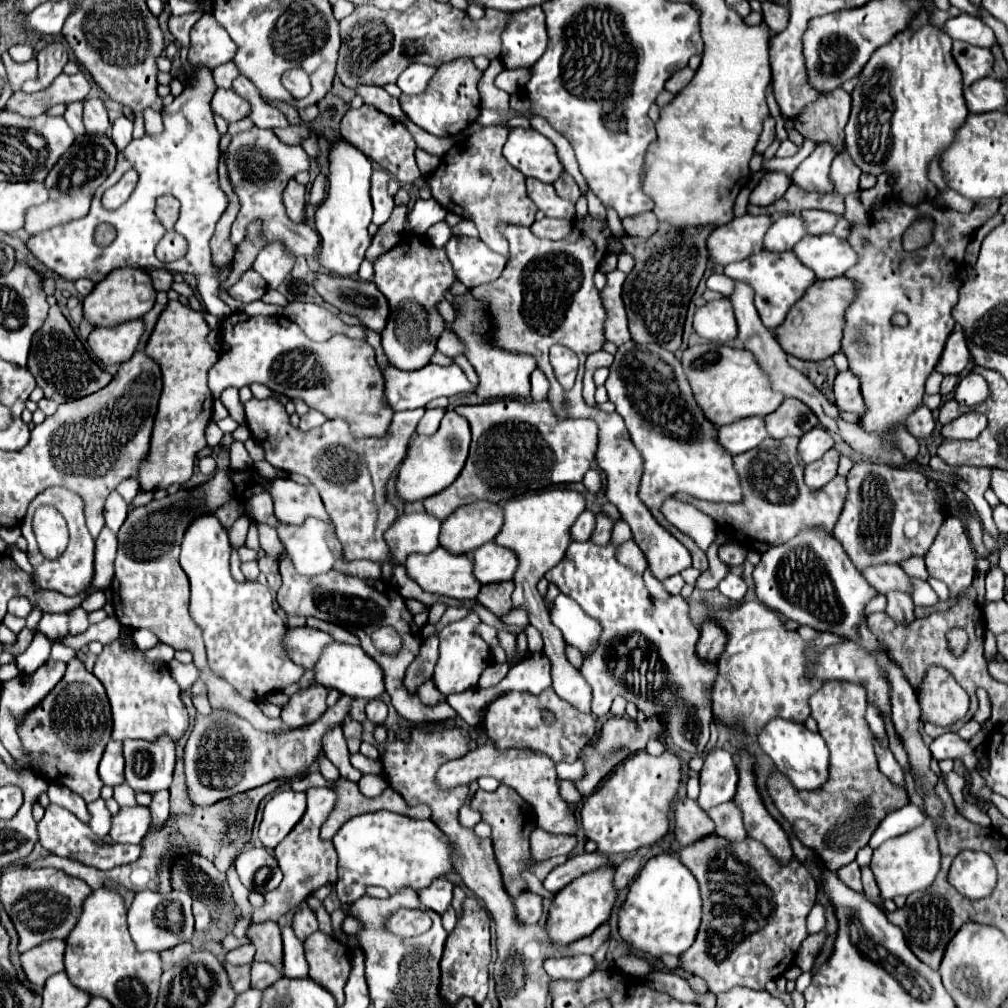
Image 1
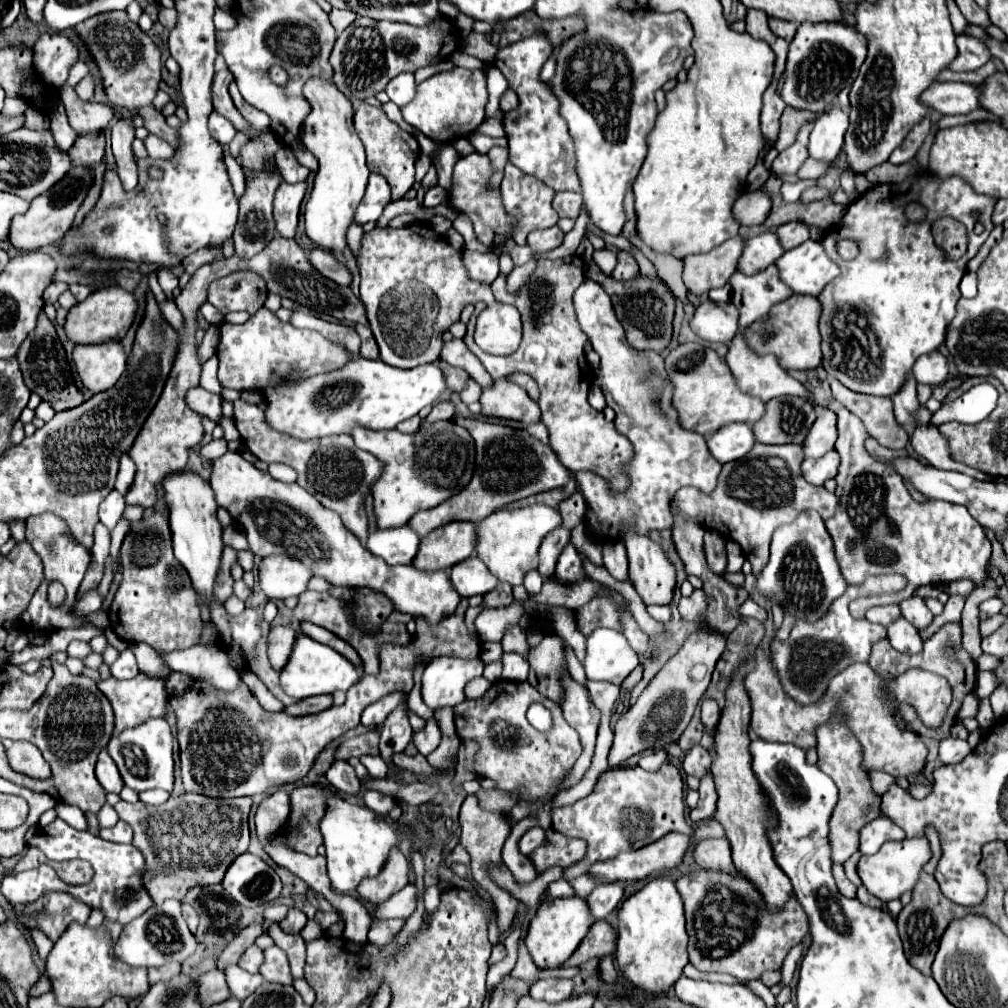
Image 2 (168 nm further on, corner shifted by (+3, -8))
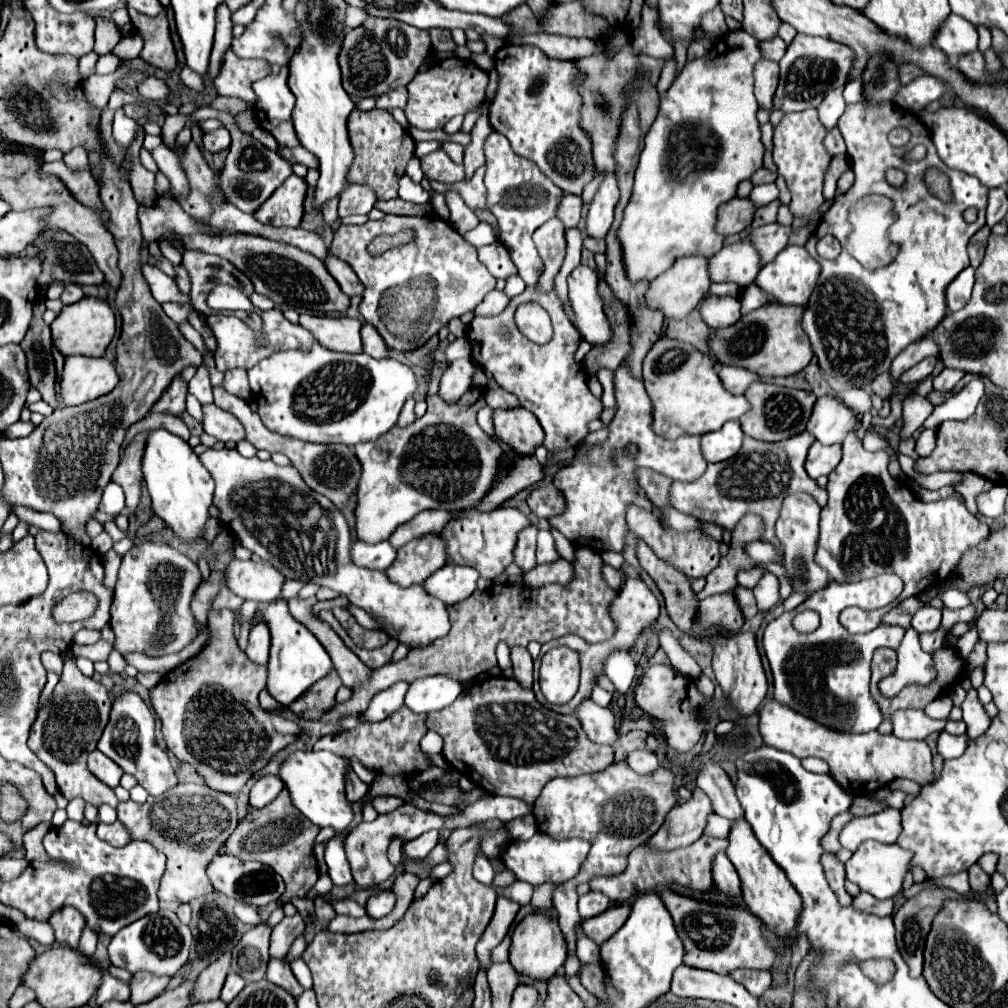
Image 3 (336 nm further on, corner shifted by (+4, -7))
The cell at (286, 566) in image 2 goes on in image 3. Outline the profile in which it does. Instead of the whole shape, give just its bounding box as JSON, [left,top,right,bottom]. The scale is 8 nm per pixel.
[225,560,283,602]

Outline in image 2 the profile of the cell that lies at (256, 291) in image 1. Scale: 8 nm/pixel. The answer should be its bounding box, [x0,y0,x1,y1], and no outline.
[208,271,266,315]

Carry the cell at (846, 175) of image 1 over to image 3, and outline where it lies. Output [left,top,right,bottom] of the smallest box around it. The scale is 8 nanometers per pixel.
[749,184,779,208]

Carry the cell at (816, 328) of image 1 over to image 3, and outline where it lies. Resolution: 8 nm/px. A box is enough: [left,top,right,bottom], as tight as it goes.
[709,304,813,380]

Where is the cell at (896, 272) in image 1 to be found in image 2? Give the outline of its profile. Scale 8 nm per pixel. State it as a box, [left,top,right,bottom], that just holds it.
[818,173,996,397]

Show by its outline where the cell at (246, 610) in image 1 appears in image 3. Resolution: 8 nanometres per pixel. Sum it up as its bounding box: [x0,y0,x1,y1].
[141,428,213,540]

